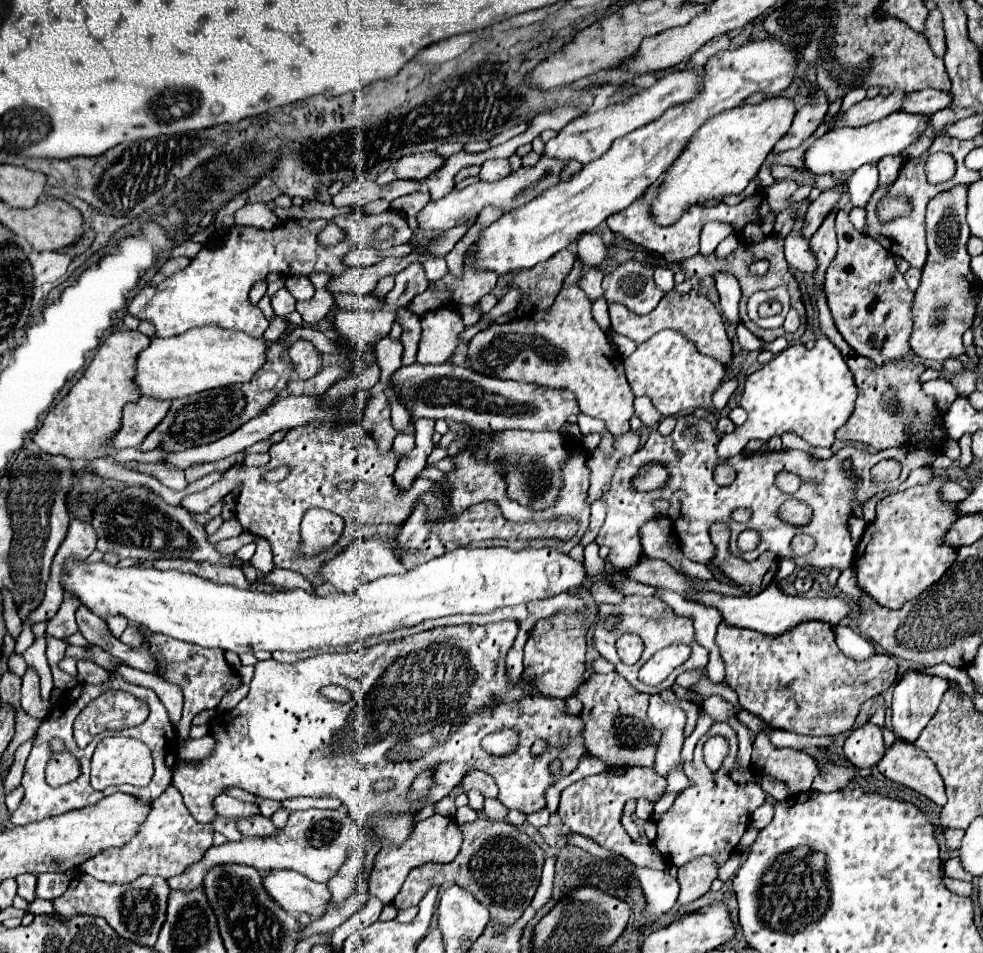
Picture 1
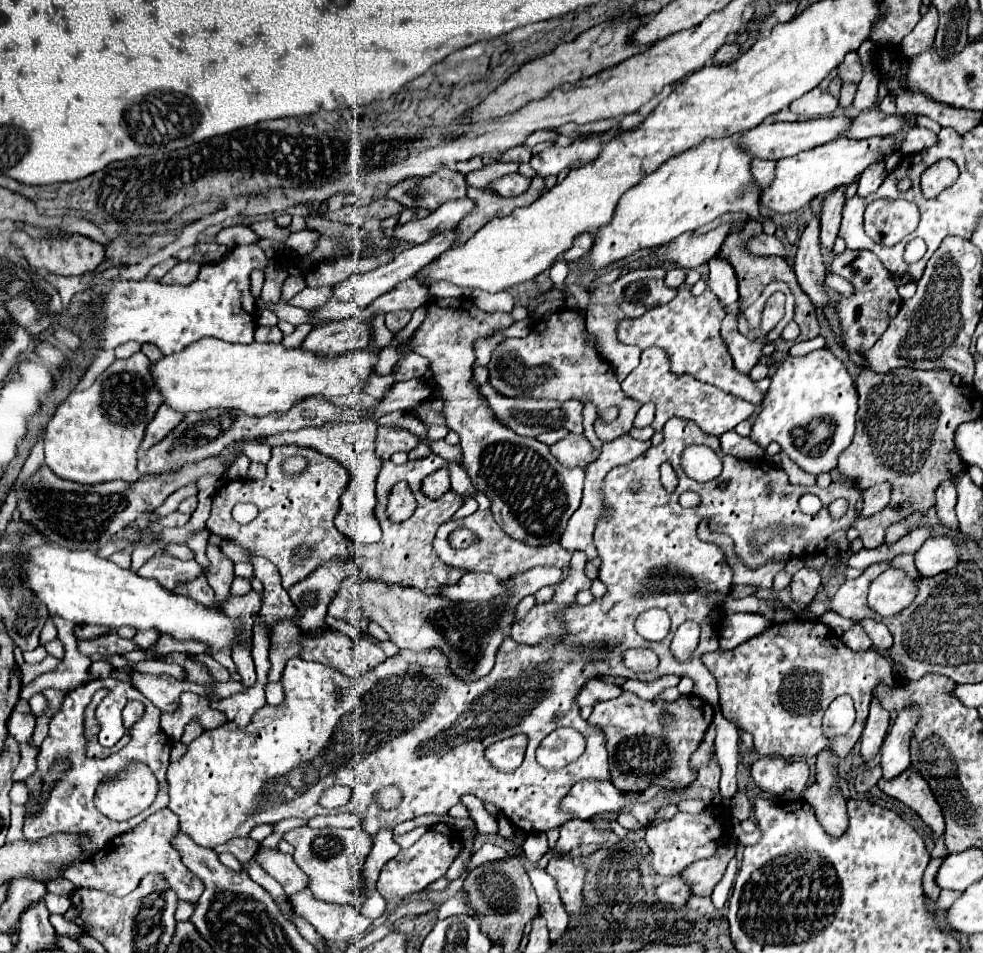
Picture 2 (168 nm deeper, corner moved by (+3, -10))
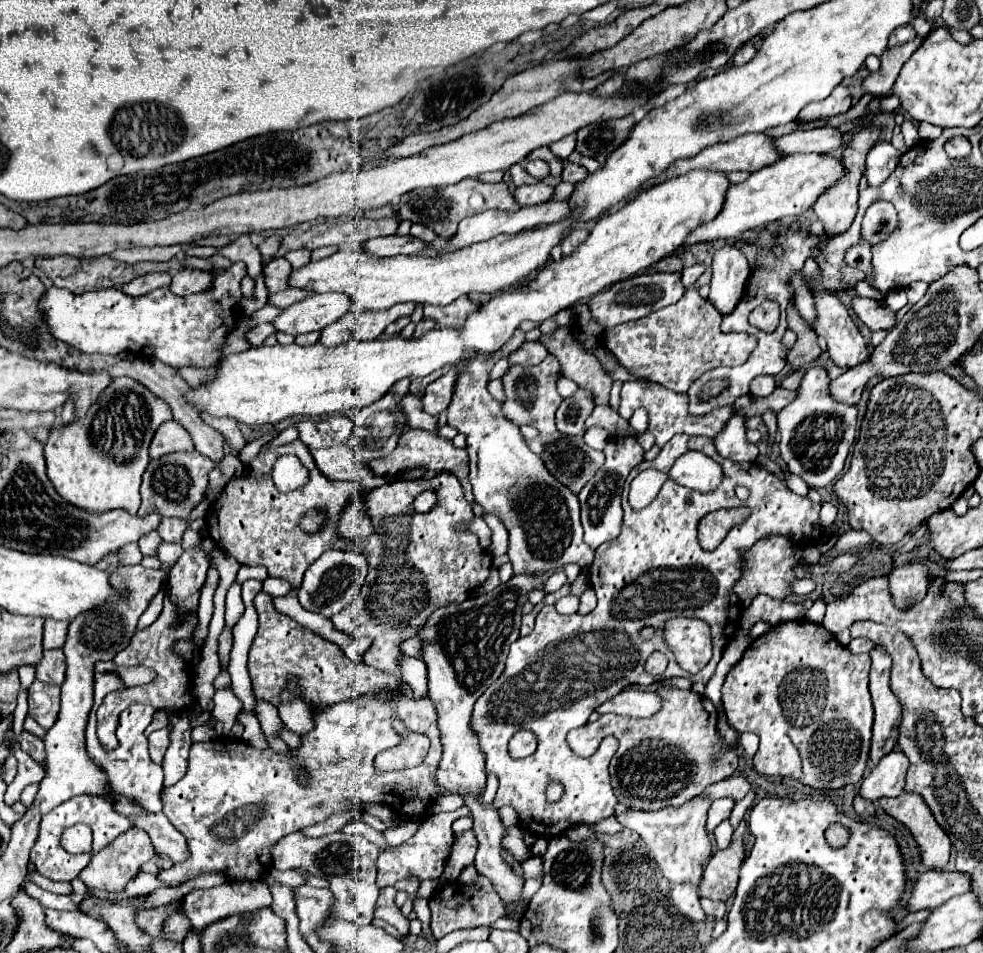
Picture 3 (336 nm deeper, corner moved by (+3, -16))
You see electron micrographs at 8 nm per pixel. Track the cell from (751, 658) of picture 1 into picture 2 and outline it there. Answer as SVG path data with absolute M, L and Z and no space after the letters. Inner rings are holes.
M788 620L788 622L774 622L758 634L758 638L750 638L748 642L740 644L734 650L722 652L710 652L702 654L702 662L706 668L714 674L718 680L718 692L720 692L720 710L726 720L736 722L742 730L750 732L754 736L754 748L760 756L800 756L804 760L816 758L824 748L830 748L838 758L846 758L854 744L858 742L866 718L868 718L868 704L872 698L874 688L880 682L890 684L892 682L892 670L890 660L882 656L876 648L852 652L840 636L820 620ZM848 694L854 700L856 708L856 720L852 728L846 734L834 736L832 742L822 732L822 716L824 710L830 706L830 702L840 696Z

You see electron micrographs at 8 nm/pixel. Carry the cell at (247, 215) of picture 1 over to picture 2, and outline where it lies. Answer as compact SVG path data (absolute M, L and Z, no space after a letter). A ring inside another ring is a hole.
M230 226L230 228L220 230L214 240L218 244L234 248L234 246L240 246L240 244L254 244L258 240L258 236L248 226Z

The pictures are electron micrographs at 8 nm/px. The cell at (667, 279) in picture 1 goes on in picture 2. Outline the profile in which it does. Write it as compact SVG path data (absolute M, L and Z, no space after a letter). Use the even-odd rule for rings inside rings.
M672 268L672 270L668 272L668 276L666 276L666 286L670 286L670 288L680 288L680 286L684 284L684 280L686 280L686 274L688 274L688 270Z

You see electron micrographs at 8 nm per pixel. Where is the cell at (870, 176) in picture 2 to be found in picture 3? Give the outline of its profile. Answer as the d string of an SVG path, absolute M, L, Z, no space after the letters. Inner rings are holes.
M878 142L866 158L866 170L864 176L868 180L870 188L882 186L882 182L894 172L898 160L900 160L900 150L896 150L890 142Z

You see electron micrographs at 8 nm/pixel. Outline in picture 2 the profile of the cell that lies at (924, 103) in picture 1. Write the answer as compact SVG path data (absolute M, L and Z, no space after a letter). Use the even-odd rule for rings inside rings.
M874 108L874 110L864 110L858 116L854 116L854 126L850 126L850 134L846 134L846 138L864 140L872 136L890 136L906 126L910 126L908 118L896 116L896 114L888 116L880 112L878 108Z

